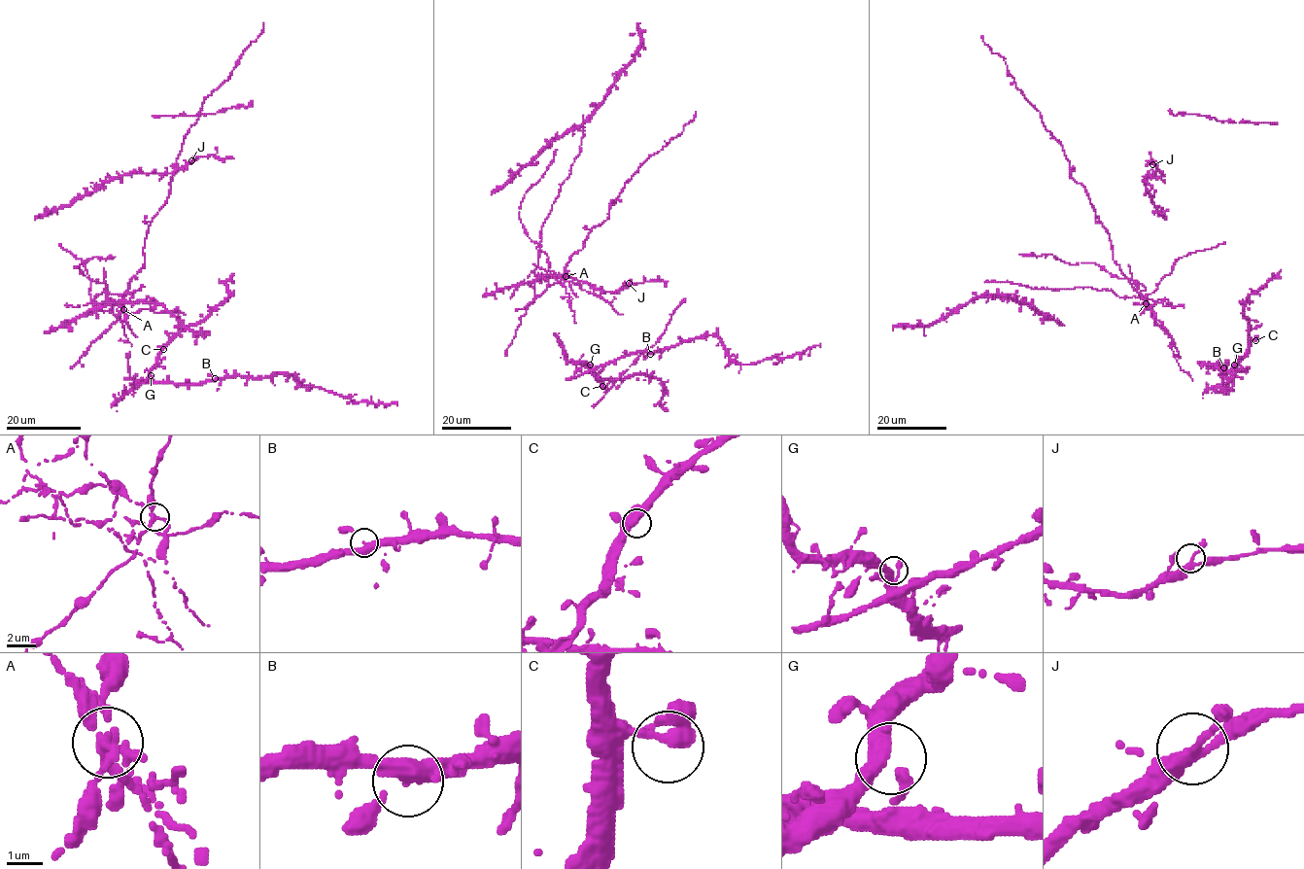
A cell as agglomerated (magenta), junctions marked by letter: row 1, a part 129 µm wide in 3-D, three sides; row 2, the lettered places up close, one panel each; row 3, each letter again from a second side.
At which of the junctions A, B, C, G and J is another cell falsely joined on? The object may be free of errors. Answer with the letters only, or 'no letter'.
A

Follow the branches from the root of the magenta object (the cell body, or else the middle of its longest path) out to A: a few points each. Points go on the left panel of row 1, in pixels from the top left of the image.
A: (95, 301), (98, 304), (115, 301), (123, 309)

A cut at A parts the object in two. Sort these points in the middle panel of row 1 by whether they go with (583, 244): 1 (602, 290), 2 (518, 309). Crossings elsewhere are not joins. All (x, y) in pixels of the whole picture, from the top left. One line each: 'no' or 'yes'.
1: yes
2: yes

